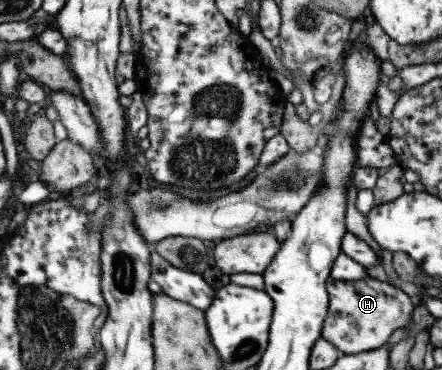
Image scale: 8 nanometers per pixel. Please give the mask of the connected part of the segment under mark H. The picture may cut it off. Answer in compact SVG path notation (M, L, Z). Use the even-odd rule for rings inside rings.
M330 277L326 283L329 312L321 337L343 354L360 354L377 350L388 343L396 329L412 322L415 301L402 289L378 279L341 281Z

